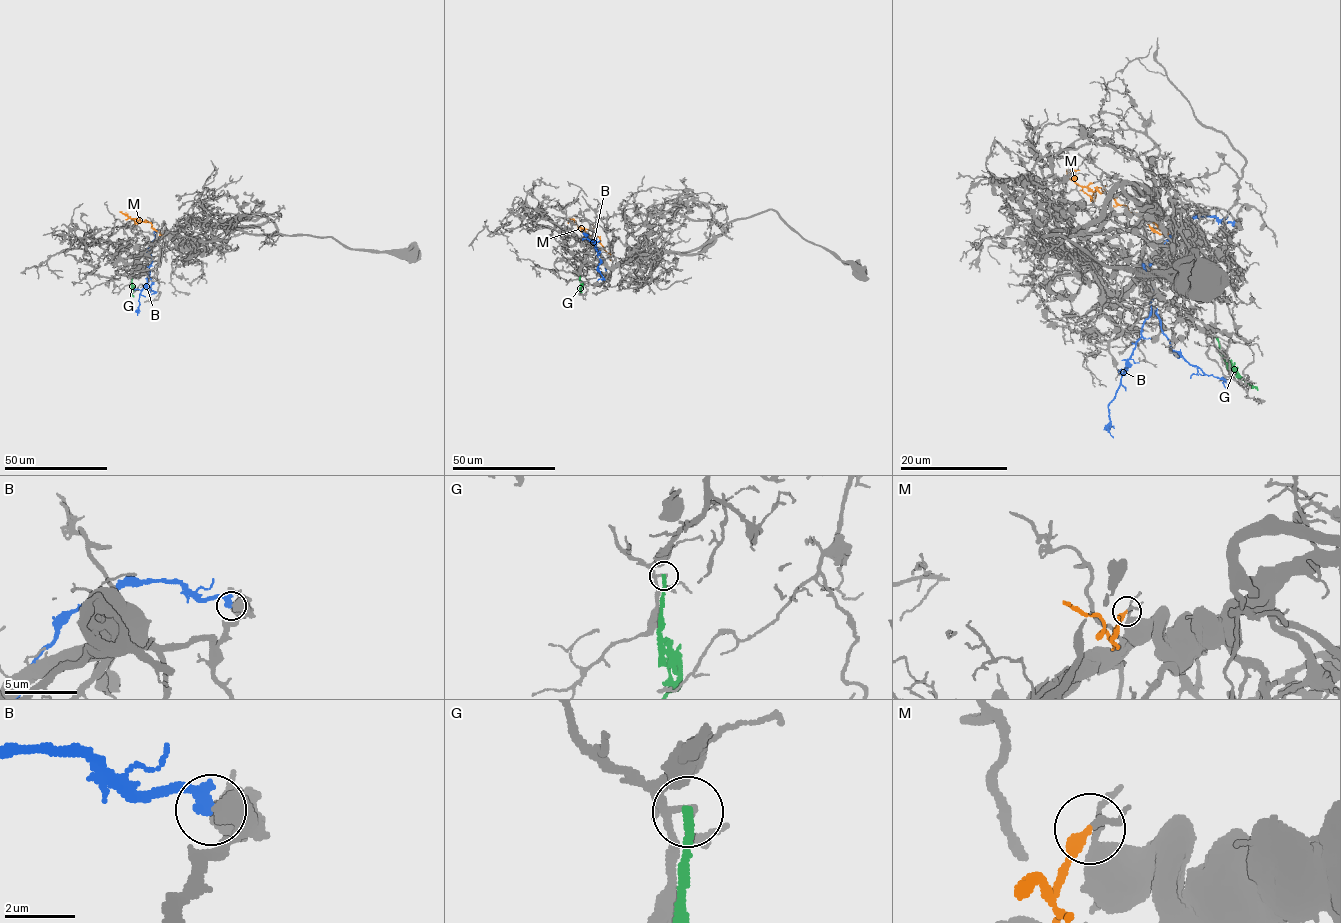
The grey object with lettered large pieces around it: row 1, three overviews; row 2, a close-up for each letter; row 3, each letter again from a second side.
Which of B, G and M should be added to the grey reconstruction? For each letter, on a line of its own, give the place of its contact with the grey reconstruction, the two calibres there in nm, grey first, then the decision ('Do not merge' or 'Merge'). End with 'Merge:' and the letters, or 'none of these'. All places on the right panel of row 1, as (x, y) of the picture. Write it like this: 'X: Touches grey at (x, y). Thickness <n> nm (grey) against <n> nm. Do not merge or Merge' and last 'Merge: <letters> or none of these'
B: Touches grey at (1234, 225). Thickness 440 nm (grey) against 360 nm. Do not merge
G: Touches grey at (1216, 337). Thickness 150 nm (grey) against 240 nm. Do not merge
M: Touches grey at (1175, 220). Thickness 220 nm (grey) against 320 nm. Merge
Merge: M

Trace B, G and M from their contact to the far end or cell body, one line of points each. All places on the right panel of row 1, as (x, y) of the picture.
B: (1234, 225), (1213, 217), (1184, 221), (1158, 250), (1147, 269), (1154, 286), (1151, 313), (1108, 404), (1112, 438)
G: (1216, 337), (1220, 355), (1257, 390)
M: (1175, 221), (1165, 230), (1139, 218), (1111, 194), (1096, 189), (1090, 191), (1068, 178), (1067, 171), (1079, 170)

